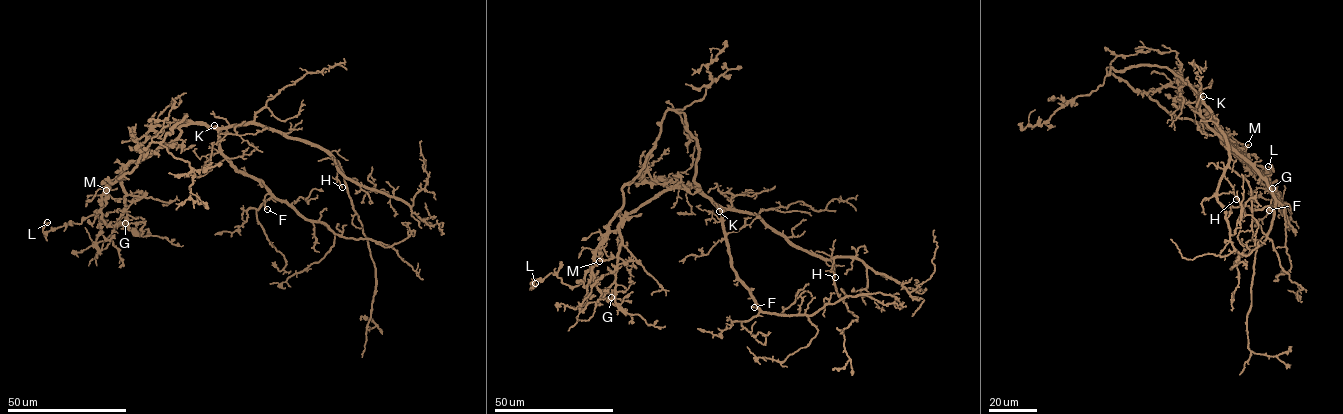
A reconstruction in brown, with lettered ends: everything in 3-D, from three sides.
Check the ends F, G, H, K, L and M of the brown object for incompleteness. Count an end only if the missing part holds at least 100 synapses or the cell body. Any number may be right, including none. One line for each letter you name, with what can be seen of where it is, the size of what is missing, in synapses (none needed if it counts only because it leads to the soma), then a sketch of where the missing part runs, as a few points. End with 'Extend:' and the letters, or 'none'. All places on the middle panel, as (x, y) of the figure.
K: at (719, 211); missing branch runs (719, 211), (719, 239), (702, 254), (693, 250), (680, 232), (668, 224), (681, 228)
Extend: K

